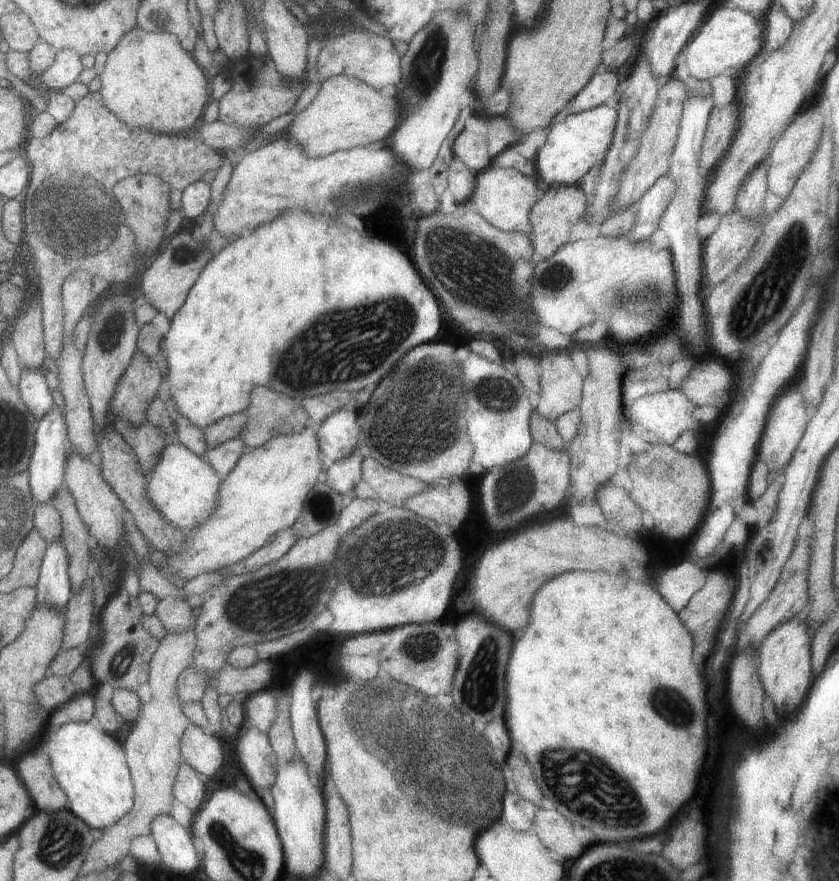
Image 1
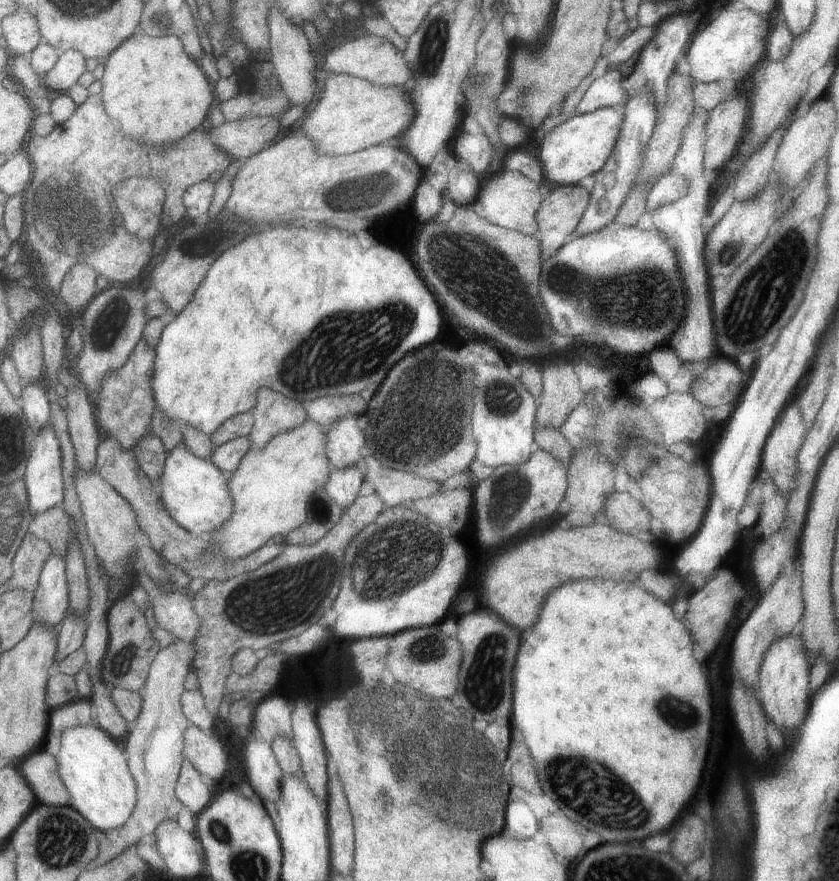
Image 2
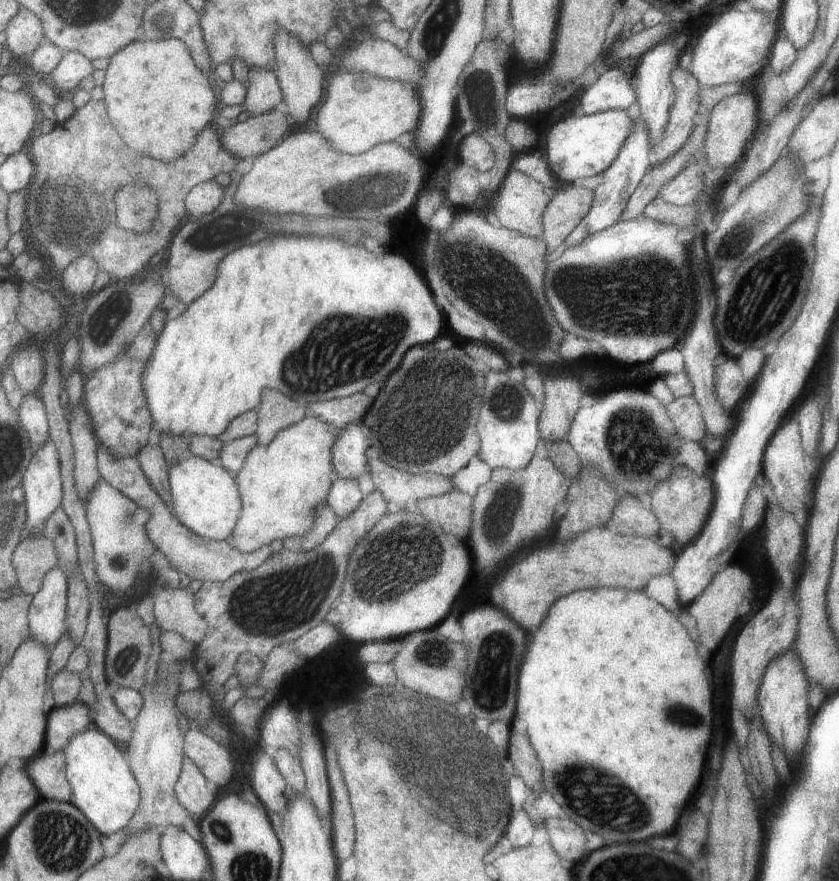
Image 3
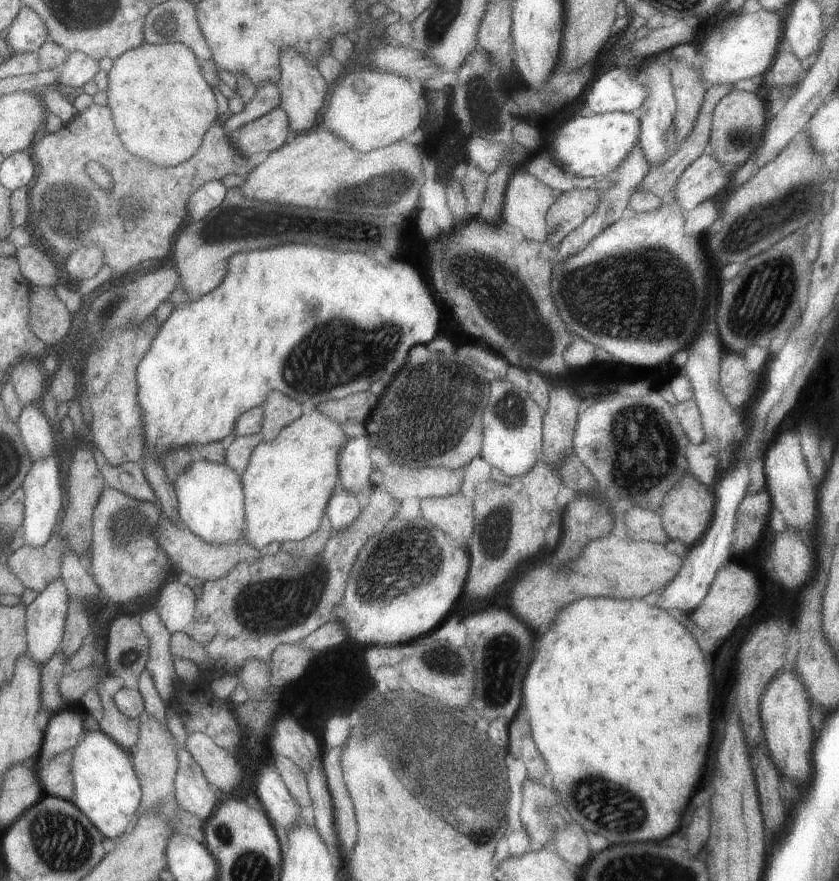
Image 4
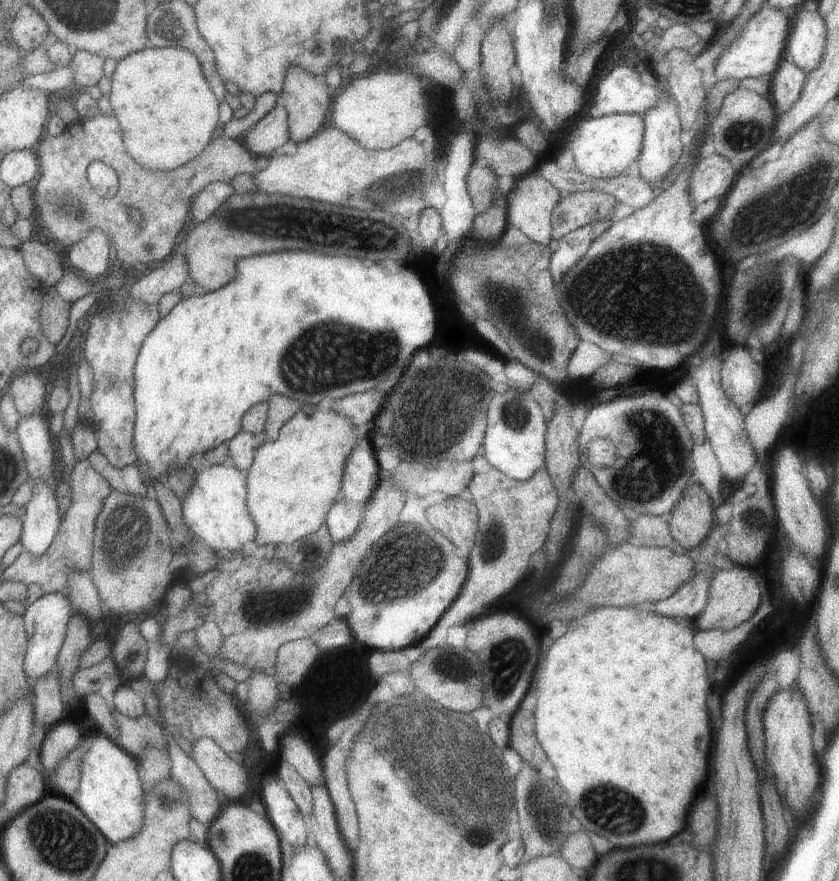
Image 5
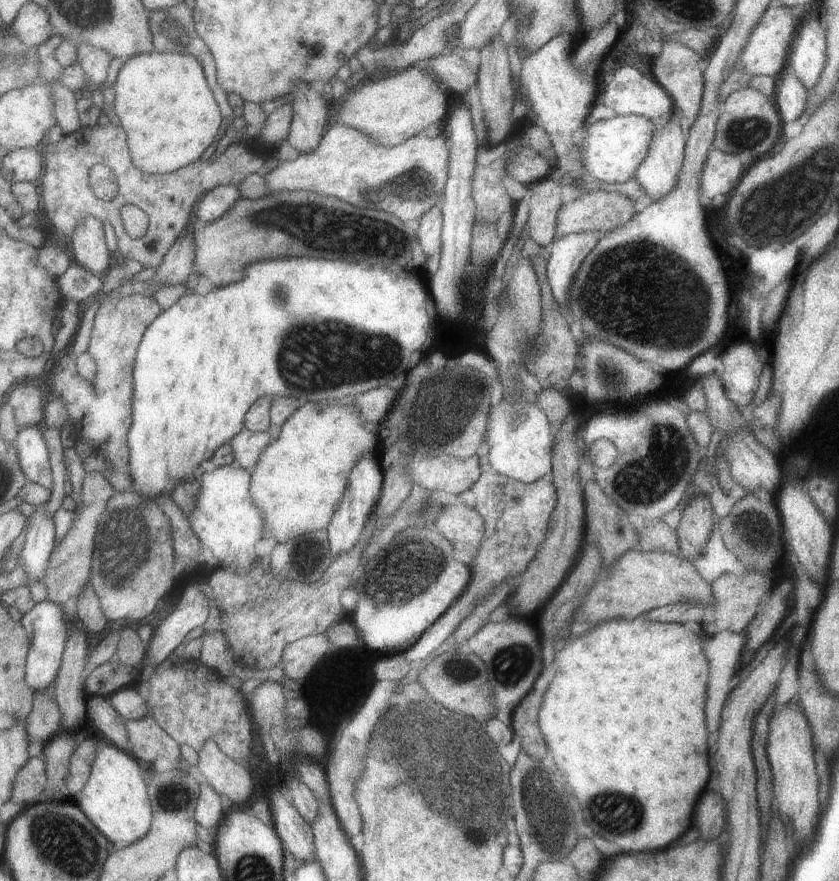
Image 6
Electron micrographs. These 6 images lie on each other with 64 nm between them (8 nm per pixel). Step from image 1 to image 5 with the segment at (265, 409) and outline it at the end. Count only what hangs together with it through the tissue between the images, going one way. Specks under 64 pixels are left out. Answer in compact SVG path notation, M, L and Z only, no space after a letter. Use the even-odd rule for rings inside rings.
M271 394L267 400L267 420L265 420L265 442L275 442L279 438L279 430L285 422L289 422L297 412L301 410L301 404L295 400L289 400L281 394Z

